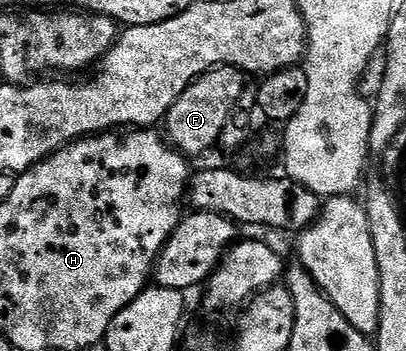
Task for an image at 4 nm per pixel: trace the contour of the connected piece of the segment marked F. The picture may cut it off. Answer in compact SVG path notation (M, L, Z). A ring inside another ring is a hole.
M218 66L214 70L207 70L196 81L191 82L182 92L182 96L168 110L166 138L175 149L185 156L204 154L220 141L223 125L236 108L236 102L242 96L246 85L246 78L241 71L232 66Z

